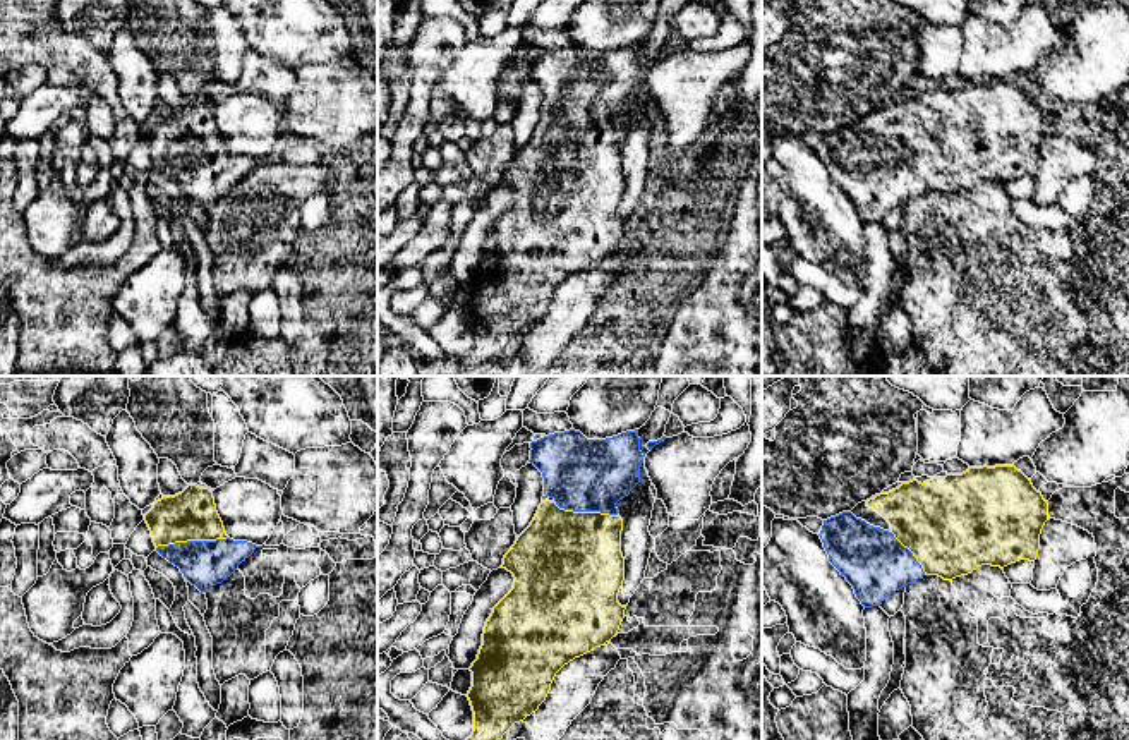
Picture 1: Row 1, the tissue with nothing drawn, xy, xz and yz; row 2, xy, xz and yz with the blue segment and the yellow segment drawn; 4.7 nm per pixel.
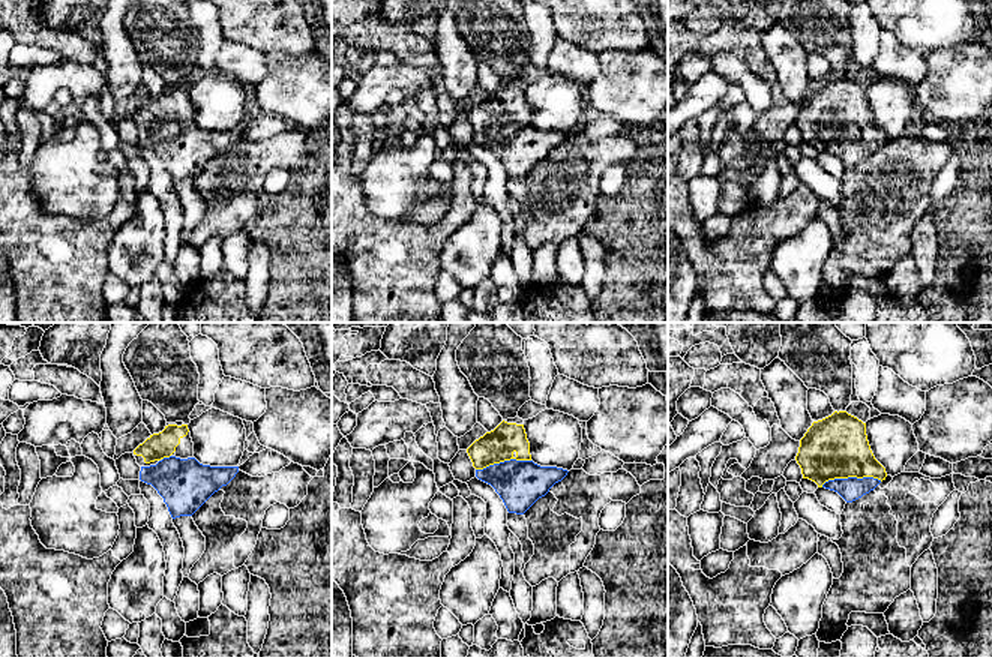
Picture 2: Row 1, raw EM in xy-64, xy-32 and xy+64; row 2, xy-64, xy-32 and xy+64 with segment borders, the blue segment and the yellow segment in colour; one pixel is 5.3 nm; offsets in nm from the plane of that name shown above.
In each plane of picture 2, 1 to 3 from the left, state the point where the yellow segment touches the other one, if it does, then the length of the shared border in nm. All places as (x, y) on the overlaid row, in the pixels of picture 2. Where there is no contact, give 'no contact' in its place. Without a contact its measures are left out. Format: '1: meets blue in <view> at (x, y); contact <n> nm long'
1: meets blue in xy-64 at (165, 458); contact 50 nm long
2: meets blue in xy-32 at (505, 461); contact 300 nm long
3: meets blue in xy+64 at (851, 477); contact 320 nm long

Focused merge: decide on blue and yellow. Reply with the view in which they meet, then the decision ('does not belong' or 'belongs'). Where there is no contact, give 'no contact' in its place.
contact in xy; belongs

